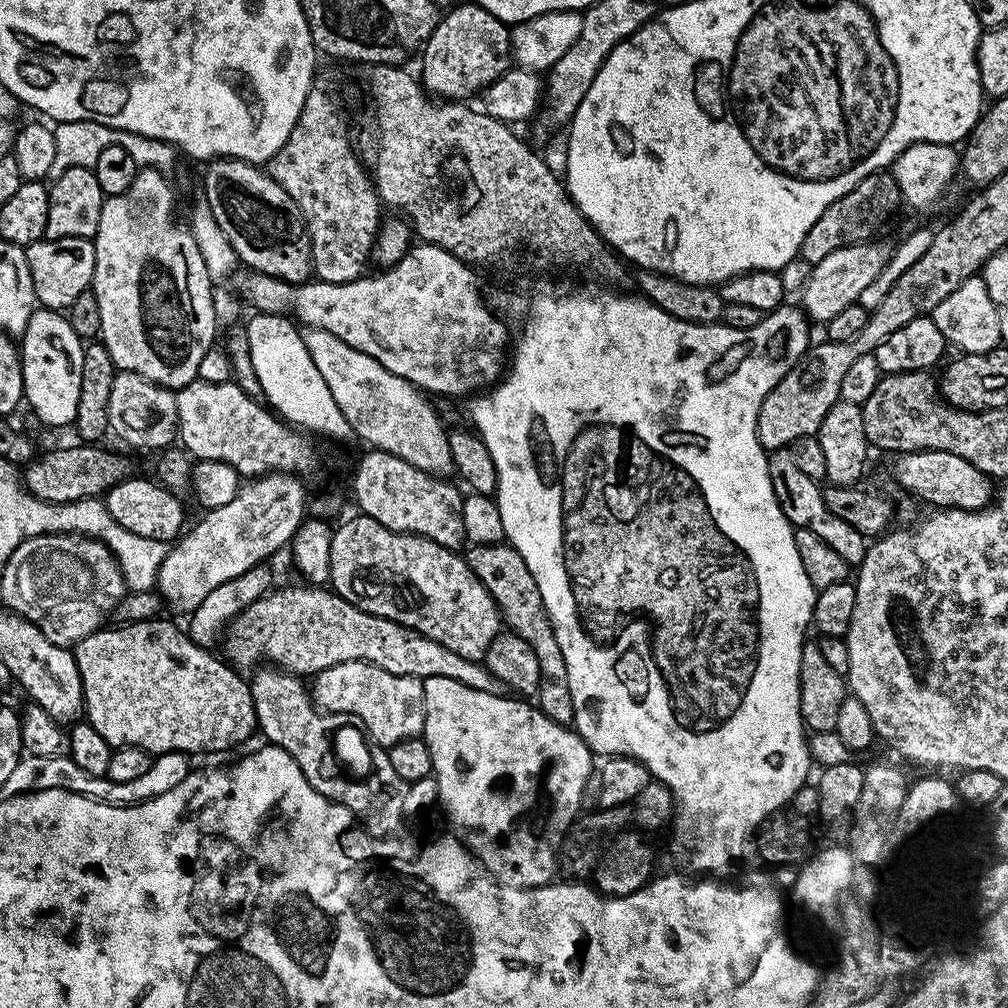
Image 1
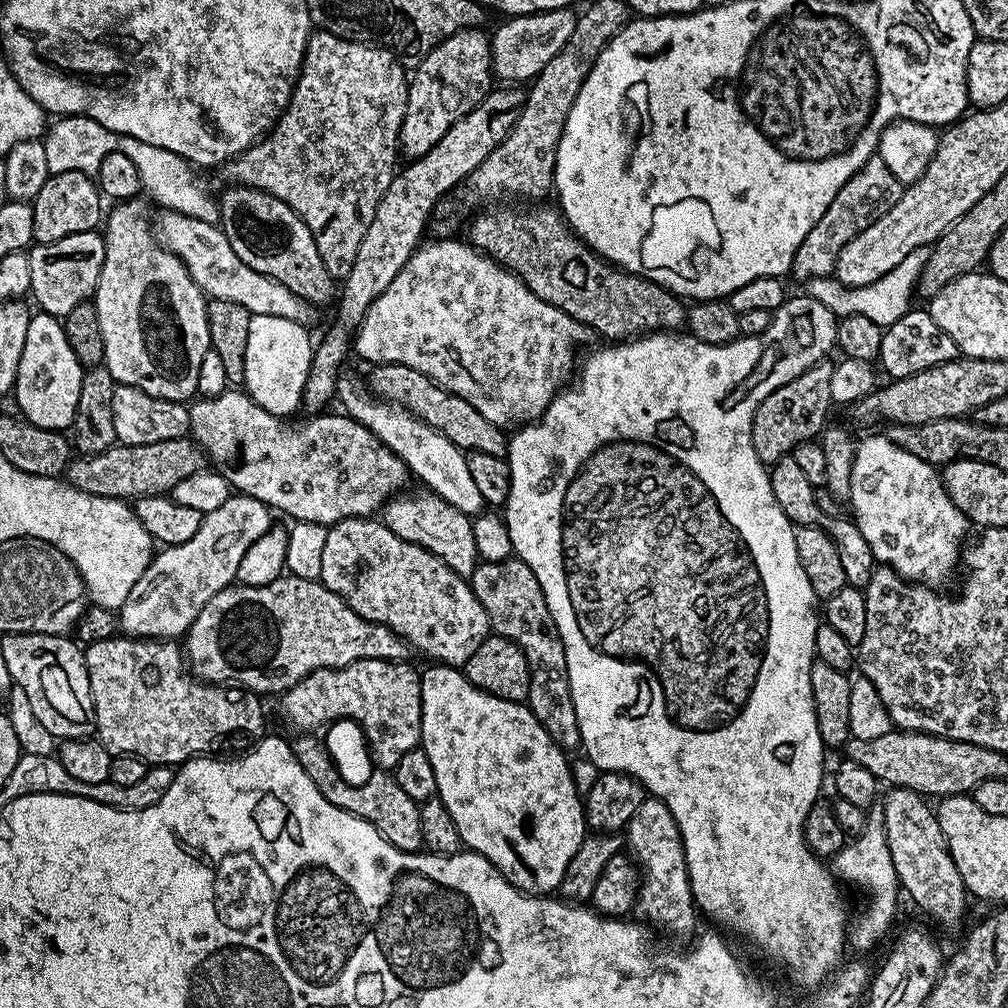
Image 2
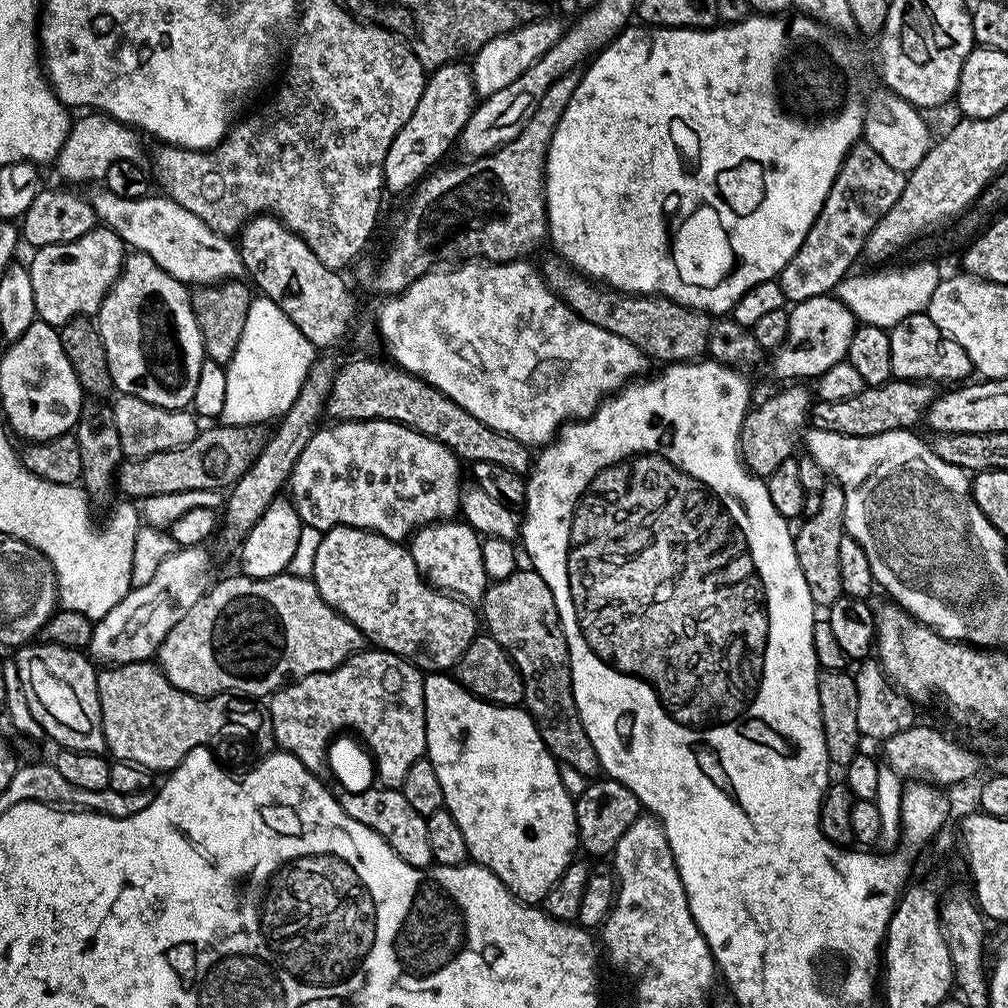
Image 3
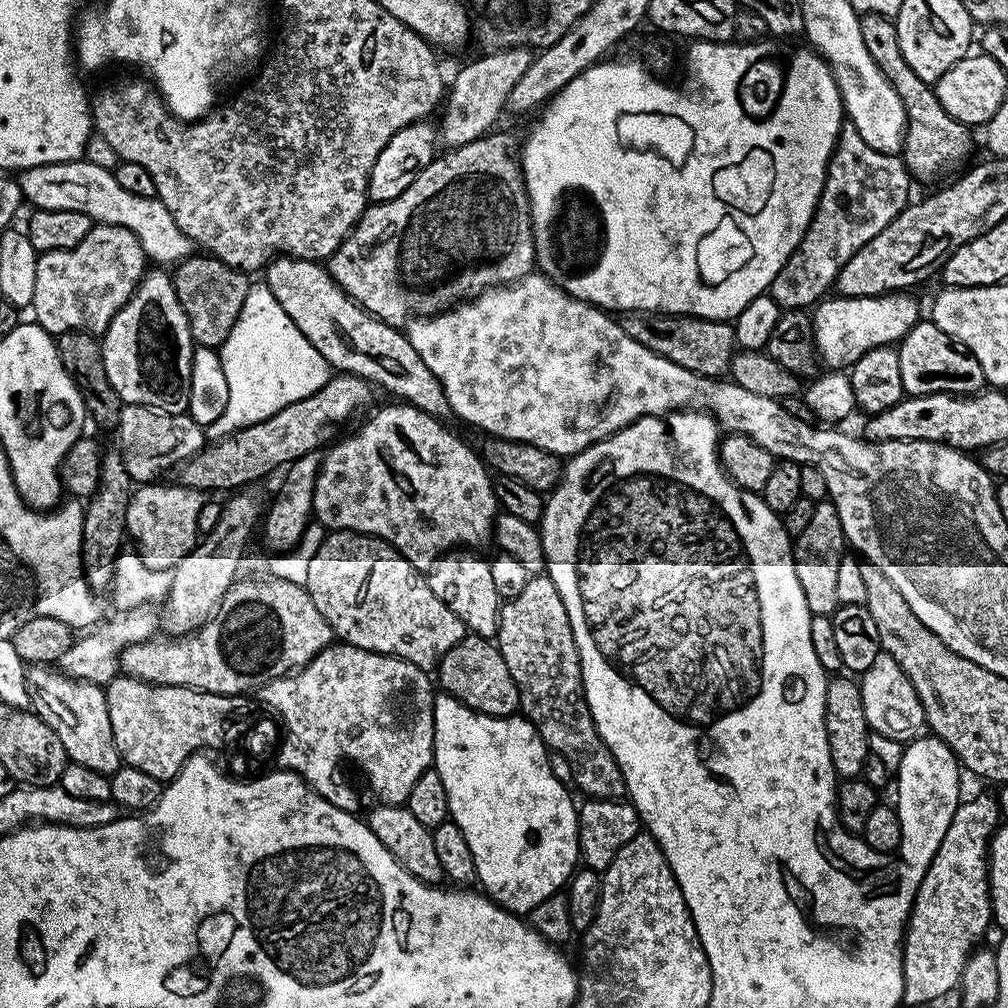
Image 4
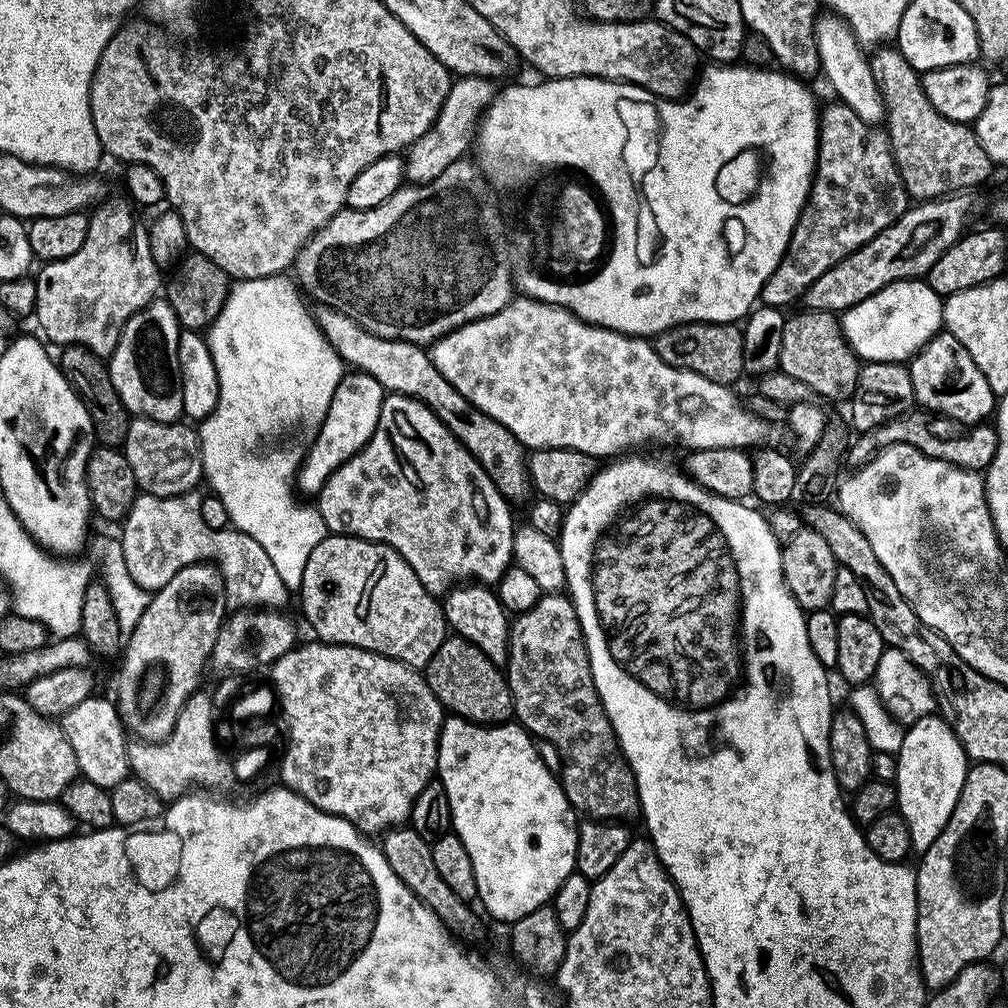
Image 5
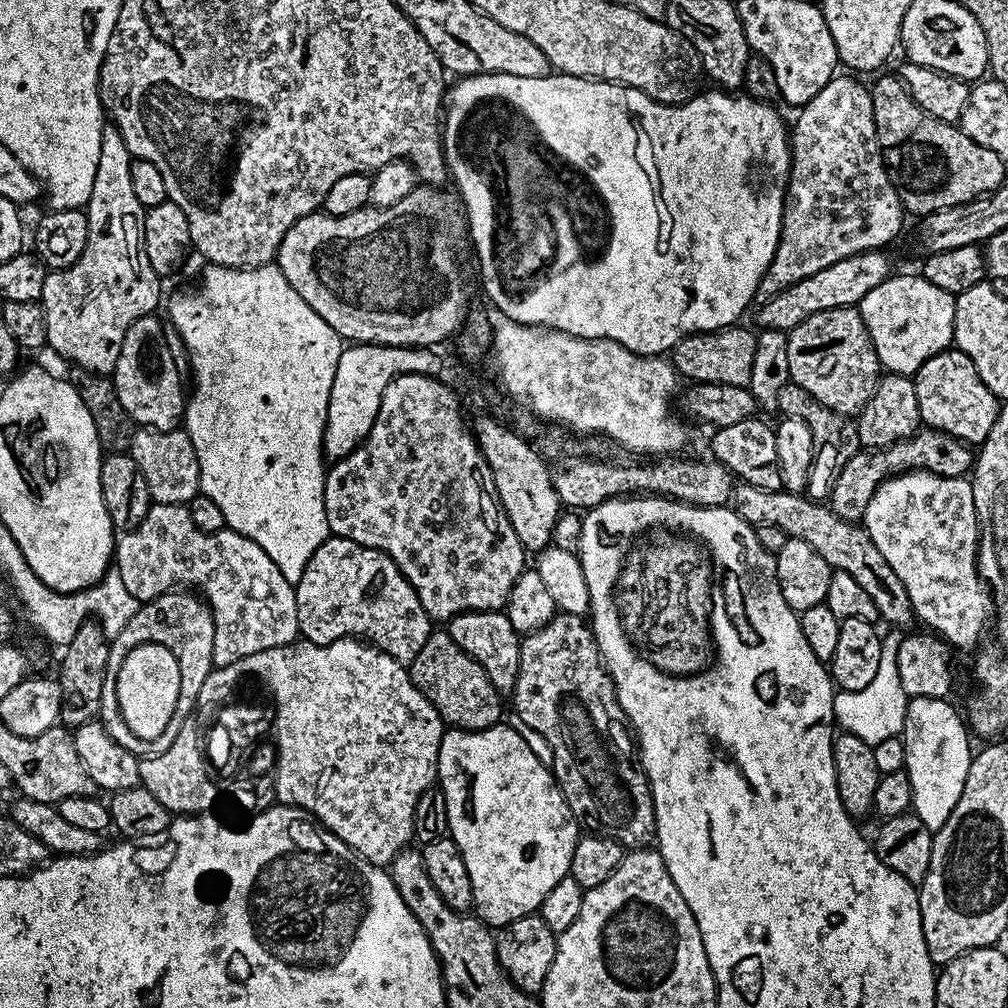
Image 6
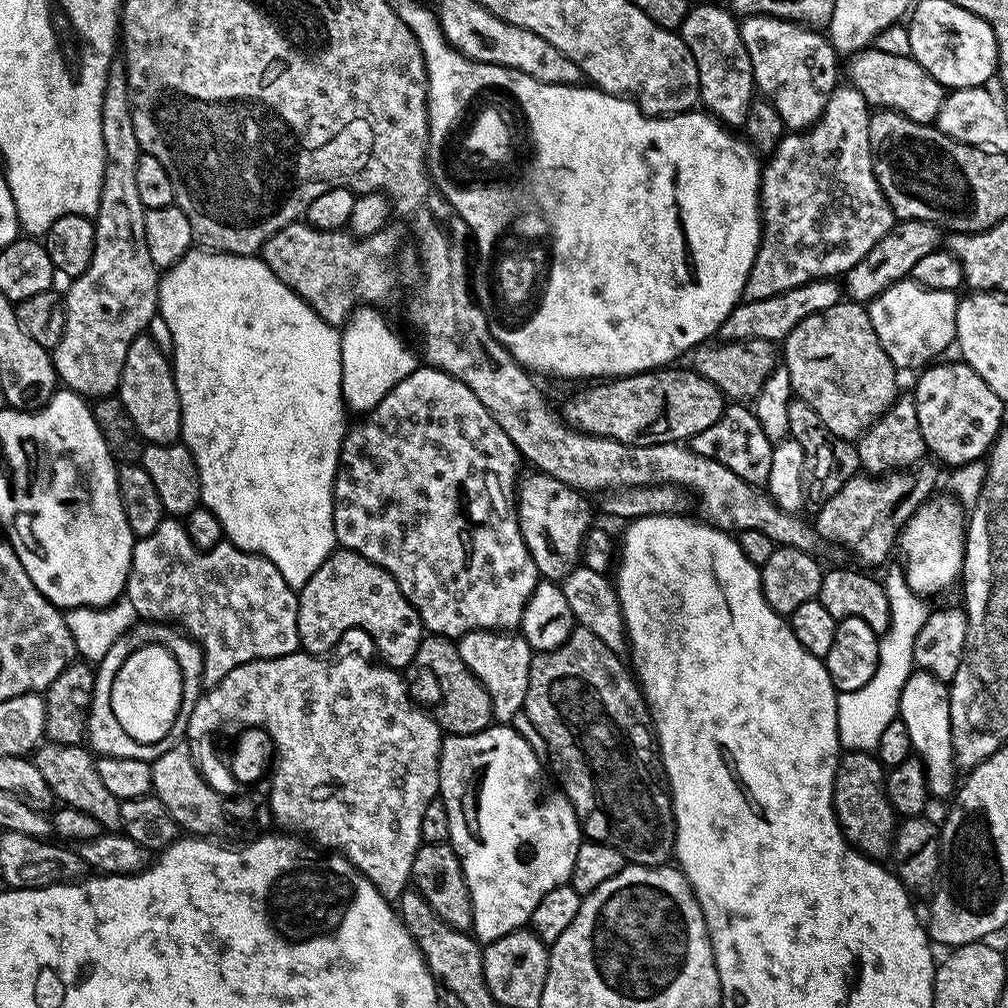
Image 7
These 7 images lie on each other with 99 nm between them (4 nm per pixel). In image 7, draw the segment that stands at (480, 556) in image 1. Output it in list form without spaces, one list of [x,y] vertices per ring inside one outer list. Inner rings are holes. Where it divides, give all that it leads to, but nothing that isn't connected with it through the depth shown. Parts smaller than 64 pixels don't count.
[[[577,626],[570,634],[570,638],[566,638],[566,642],[562,642],[562,646],[549,652],[538,652],[533,655],[530,662],[530,686],[526,686],[526,702],[523,711],[530,718],[530,722],[534,722],[538,734],[542,734],[542,738],[546,742],[547,763],[550,765],[551,775],[554,780],[554,775],[556,775],[555,783],[564,793],[564,797],[571,802],[576,820],[580,823],[581,833],[587,839],[614,846],[622,853],[625,861],[633,864],[664,866],[673,859],[676,847],[676,823],[672,820],[672,798],[663,775],[648,776],[648,767],[654,764],[654,732],[650,727],[648,704],[644,700],[644,693],[641,692],[635,675],[629,671],[626,664],[626,669],[624,669],[624,664],[620,659],[621,657],[617,653],[610,650],[610,646],[606,646],[606,642],[602,642],[602,638],[598,638],[598,634],[594,634],[589,628]]]

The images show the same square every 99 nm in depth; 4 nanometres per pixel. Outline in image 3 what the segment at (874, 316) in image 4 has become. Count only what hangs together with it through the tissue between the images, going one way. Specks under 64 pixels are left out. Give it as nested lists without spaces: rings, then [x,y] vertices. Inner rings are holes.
[[[829,294],[810,298],[801,304],[792,304],[788,312],[788,333],[784,343],[775,349],[772,368],[784,382],[800,382],[803,376],[818,378],[830,366],[848,355],[850,338],[855,334],[858,321],[842,301]]]

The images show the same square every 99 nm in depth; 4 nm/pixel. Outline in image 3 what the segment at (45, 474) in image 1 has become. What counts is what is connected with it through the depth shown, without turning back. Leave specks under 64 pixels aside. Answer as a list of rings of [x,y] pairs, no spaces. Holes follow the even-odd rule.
[[[219,426],[197,431],[194,442],[178,446],[174,450],[162,450],[162,454],[150,454],[146,458],[125,459],[116,469],[115,487],[125,492],[125,497],[136,502],[154,498],[158,494],[182,494],[194,490],[227,490],[246,474],[256,456],[264,449],[265,429],[260,426]]]

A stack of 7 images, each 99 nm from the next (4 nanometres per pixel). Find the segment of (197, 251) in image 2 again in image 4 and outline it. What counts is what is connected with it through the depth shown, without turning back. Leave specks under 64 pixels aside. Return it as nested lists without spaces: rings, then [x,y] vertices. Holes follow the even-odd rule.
[[[81,158],[62,162],[61,164],[43,164],[23,169],[18,179],[22,186],[25,201],[33,209],[42,210],[78,210],[78,214],[86,214],[96,224],[113,224],[122,226],[138,238],[145,257],[149,261],[157,260],[157,265],[175,265],[193,255],[192,240],[174,222],[170,210],[155,196],[138,198],[138,194],[130,194],[123,186],[118,186],[118,178],[111,168],[103,168],[94,162]]]

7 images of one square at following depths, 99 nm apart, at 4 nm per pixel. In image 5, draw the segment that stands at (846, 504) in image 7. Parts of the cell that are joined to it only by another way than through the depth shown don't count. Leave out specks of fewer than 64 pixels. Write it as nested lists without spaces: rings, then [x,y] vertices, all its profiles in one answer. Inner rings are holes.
[[[909,410],[882,426],[871,428],[869,432],[861,432],[855,437],[856,445],[849,447],[846,456],[855,462],[863,462],[876,455],[881,448],[890,444],[909,444],[930,458],[938,458],[942,462],[950,462],[959,468],[969,468],[972,472],[983,473],[994,458],[994,450],[998,450],[996,429],[991,423],[963,424],[949,416],[941,416],[939,412],[927,410]]]

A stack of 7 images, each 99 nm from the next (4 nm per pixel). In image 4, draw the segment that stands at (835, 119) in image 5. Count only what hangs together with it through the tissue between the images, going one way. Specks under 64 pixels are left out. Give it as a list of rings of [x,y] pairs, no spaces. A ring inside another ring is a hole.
[[[851,122],[845,123],[836,139],[836,148],[828,160],[828,172],[824,176],[824,185],[812,220],[798,246],[792,251],[790,258],[786,258],[782,270],[778,270],[772,283],[770,294],[774,302],[778,302],[782,310],[808,310],[825,299],[827,292],[824,291],[835,285],[838,270],[842,270],[842,266],[846,266],[846,262],[850,262],[850,258],[858,254],[858,250],[862,250],[862,246],[866,246],[866,242],[870,242],[874,234],[886,230],[886,226],[890,226],[895,216],[908,207],[908,183],[908,168],[899,155],[874,150],[874,146],[869,146],[862,139],[862,134],[858,134]]]

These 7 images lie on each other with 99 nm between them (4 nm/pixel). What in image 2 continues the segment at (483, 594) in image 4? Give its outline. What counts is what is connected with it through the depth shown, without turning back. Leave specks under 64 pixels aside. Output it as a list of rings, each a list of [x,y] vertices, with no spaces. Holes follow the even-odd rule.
[[[419,491],[413,496],[408,496],[409,494],[393,496],[382,509],[383,524],[394,534],[398,534],[398,538],[422,546],[430,550],[430,554],[442,558],[442,562],[446,562],[450,570],[454,570],[462,577],[471,577],[478,563],[474,546],[473,517],[462,514],[462,510],[454,510],[450,502],[435,496],[433,492]]]

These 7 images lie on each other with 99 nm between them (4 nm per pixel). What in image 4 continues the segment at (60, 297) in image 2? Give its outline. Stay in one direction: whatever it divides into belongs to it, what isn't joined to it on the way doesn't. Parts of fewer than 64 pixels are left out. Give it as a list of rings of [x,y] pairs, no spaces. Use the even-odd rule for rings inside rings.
[[[96,224],[78,246],[37,255],[30,312],[36,315],[35,323],[41,324],[53,337],[70,330],[103,337],[114,314],[134,294],[145,271],[144,251],[130,230],[113,224]]]

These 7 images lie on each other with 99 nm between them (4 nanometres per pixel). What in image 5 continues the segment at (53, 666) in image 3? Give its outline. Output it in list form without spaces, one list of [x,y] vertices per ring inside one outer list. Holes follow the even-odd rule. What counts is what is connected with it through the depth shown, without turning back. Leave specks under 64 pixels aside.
[[[99,694],[87,696],[85,700],[78,702],[78,706],[59,717],[58,723],[74,749],[74,758],[80,767],[79,775],[83,779],[98,782],[98,786],[111,790],[130,775],[130,740],[111,699],[103,700]]]

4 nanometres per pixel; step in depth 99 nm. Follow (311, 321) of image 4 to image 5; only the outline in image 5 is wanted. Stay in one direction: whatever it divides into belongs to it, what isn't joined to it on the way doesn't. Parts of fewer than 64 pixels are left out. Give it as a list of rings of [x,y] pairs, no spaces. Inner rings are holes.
[[[317,307],[314,317],[320,332],[330,342],[330,346],[334,346],[345,365],[370,374],[370,378],[383,386],[385,393],[421,400],[452,431],[454,438],[458,438],[458,442],[470,450],[505,500],[515,502],[530,492],[524,445],[514,438],[514,434],[510,434],[510,430],[506,430],[506,426],[502,426],[502,422],[494,422],[490,414],[482,414],[482,410],[462,398],[462,394],[458,394],[458,390],[454,390],[454,386],[442,378],[431,355],[421,345],[372,334],[354,318],[342,314],[336,308]]]

